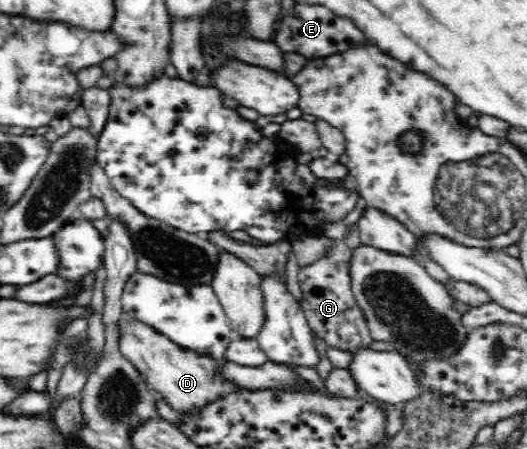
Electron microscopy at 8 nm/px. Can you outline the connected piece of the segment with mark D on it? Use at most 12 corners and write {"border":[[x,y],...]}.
{"border":[[121,322],[119,350],[171,409],[244,391],[224,359],[200,357],[154,327]]}

